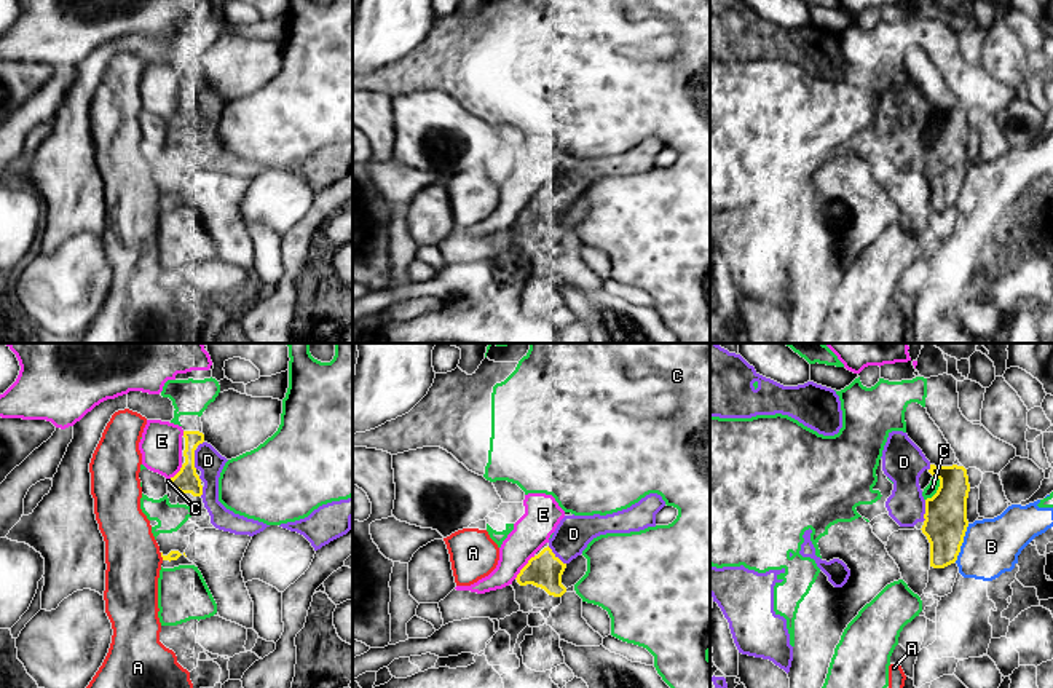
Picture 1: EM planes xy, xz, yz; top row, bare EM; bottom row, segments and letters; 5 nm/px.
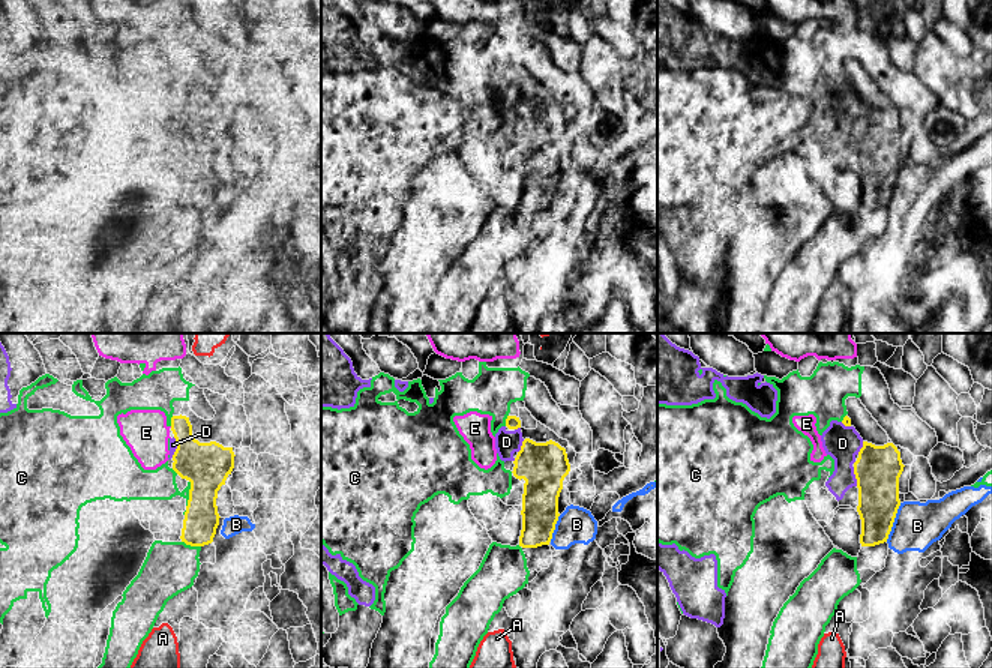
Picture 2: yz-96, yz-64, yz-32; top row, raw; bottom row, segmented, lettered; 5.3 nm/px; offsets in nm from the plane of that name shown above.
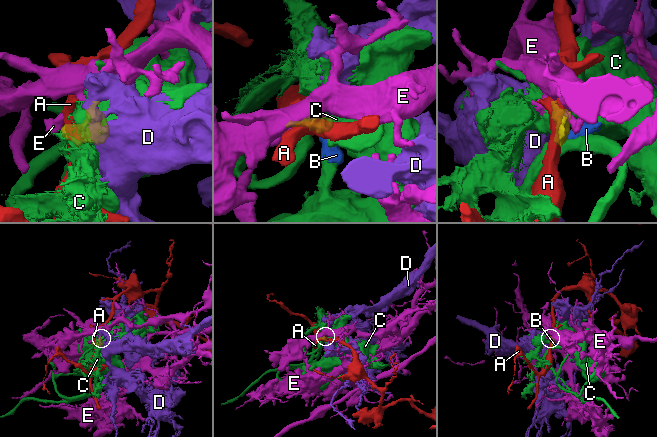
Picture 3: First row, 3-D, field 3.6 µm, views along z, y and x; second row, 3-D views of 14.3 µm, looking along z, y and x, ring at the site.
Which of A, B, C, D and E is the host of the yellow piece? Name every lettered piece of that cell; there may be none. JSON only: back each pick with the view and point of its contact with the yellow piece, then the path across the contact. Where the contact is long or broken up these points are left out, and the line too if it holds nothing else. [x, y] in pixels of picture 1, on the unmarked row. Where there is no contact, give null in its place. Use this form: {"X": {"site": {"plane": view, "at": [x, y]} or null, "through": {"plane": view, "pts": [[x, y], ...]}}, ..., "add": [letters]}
{"D": {"site": {"plane": "yz", "at": [926, 154]}}, "add": ["D"]}

